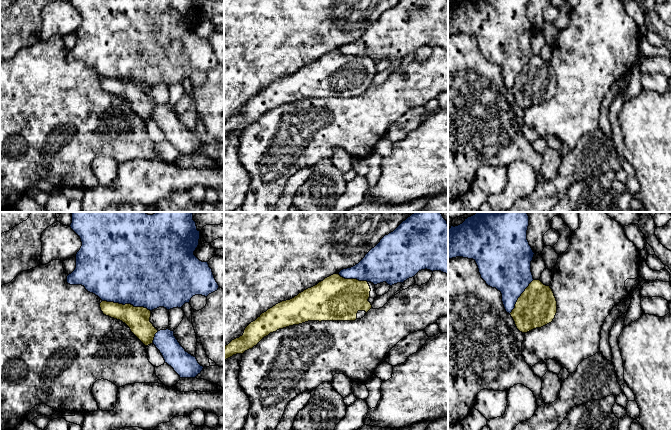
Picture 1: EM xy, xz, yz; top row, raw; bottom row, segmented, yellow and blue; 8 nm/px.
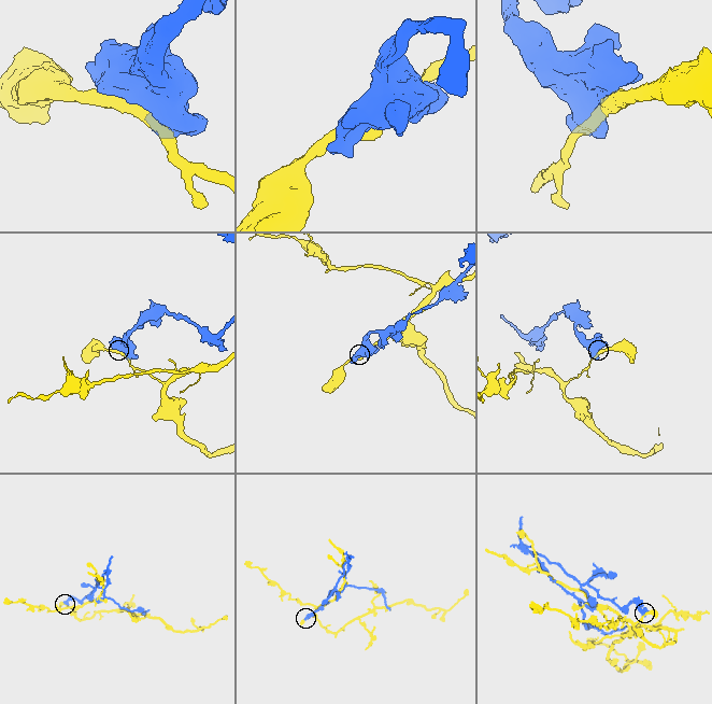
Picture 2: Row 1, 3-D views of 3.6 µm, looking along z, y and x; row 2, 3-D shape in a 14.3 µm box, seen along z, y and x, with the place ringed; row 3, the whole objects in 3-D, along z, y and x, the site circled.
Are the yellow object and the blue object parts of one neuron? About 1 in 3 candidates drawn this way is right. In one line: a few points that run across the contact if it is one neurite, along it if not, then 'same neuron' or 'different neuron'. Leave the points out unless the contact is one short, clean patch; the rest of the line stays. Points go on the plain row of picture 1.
different neuron

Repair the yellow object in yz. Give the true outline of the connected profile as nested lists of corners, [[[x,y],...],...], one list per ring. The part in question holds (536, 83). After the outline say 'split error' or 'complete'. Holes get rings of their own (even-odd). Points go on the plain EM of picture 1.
[[[533,56],[518,74],[510,89],[517,105],[527,109],[553,97],[557,89],[557,77],[550,62]]]; complete

